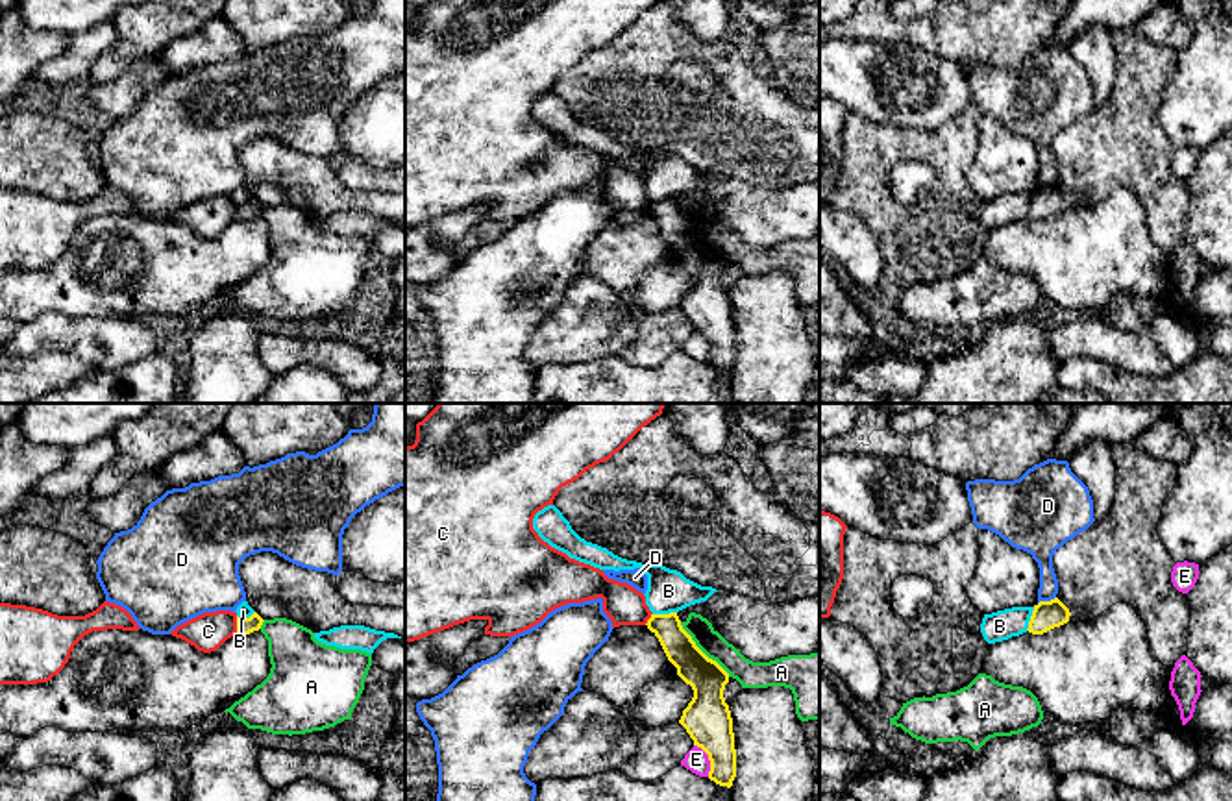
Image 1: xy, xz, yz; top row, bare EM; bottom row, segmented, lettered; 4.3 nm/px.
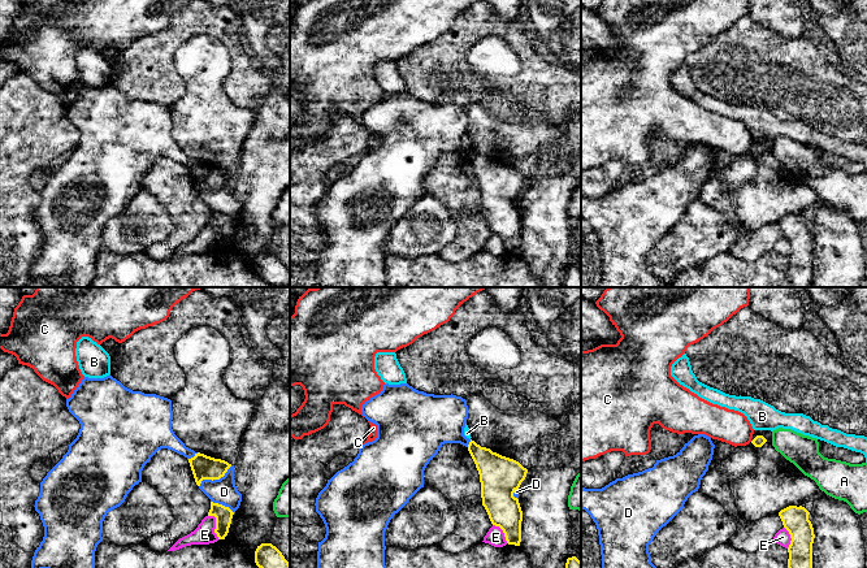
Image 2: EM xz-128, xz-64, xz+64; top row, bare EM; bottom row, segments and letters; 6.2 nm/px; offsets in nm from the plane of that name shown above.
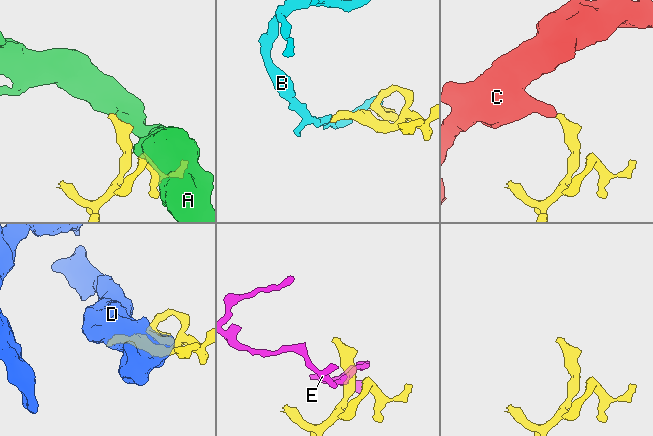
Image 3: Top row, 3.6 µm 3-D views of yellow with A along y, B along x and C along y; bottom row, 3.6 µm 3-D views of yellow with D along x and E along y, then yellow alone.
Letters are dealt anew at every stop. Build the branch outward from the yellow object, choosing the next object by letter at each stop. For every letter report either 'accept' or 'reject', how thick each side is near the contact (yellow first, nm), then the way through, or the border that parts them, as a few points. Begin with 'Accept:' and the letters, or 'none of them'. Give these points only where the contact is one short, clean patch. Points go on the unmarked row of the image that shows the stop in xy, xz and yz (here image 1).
Accept: none of them
A: reject; calibres 160 and 120 nm; border xz (679, 208), (690, 224), (729, 261)
B: reject; calibres 150 and 190 nm
C: reject; calibres 80 and 160 nm; border xy (235, 202), (237, 217)
D: reject; calibres 130 and 130 nm
E: reject; calibres 200 and 100 nm; border xz (694, 330), (707, 341), (709, 361)

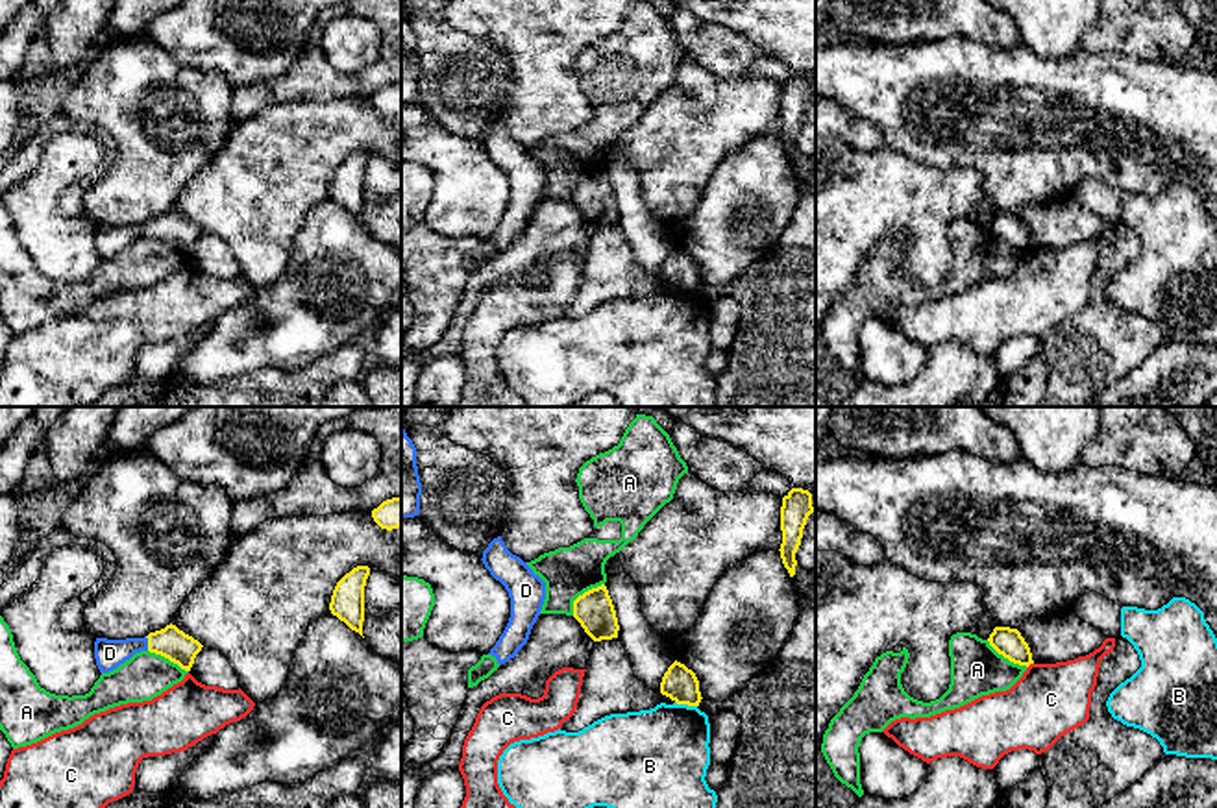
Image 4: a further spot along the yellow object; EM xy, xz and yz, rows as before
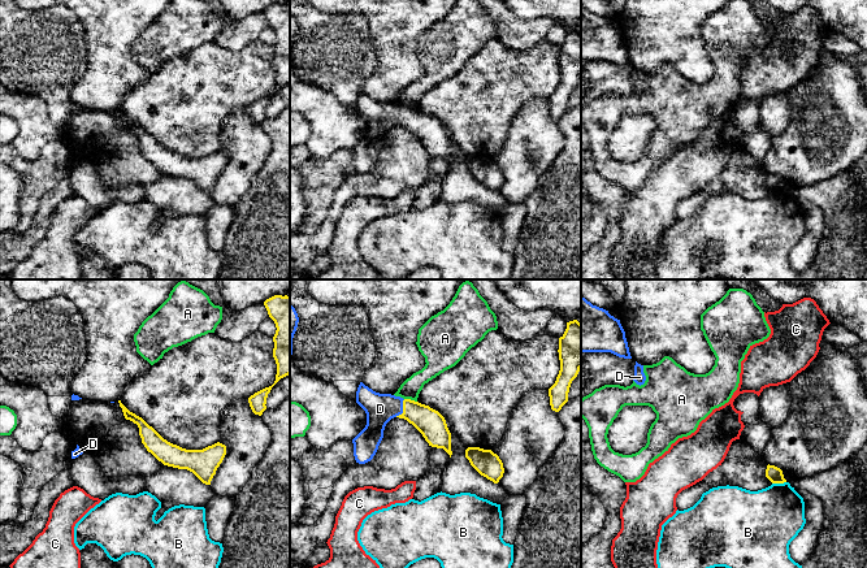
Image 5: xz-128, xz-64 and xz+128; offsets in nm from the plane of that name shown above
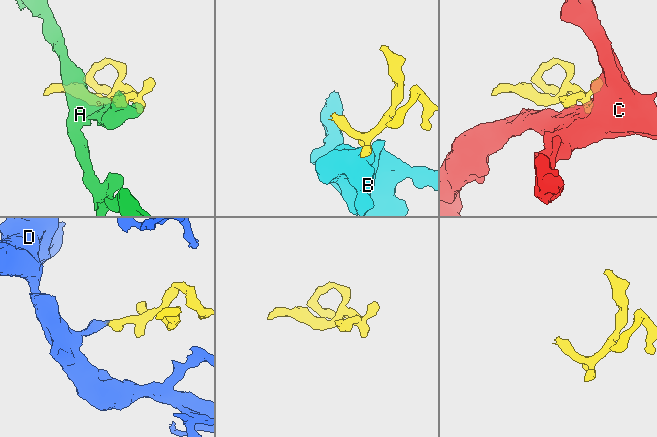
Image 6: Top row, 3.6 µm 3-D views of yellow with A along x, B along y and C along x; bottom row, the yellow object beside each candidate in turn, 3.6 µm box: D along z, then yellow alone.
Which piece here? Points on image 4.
Accept: D
A: reject; calibres 170 and 220 nm; border xz (603, 169), (585, 176), (574, 187), (572, 200)
B: reject; calibres 150 and 400 nm
C: reject; calibres 130 and 320 nm; border yz (1032, 248), (1027, 254)
D: accept; calibres 140 and 130 nm; way xy (171, 228), (148, 230), (134, 230), (110, 239)

